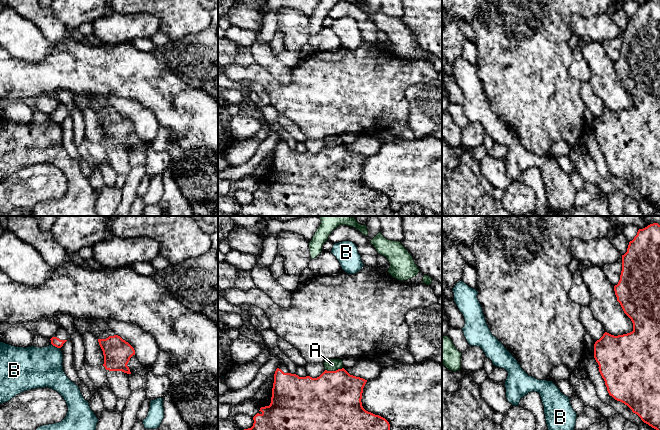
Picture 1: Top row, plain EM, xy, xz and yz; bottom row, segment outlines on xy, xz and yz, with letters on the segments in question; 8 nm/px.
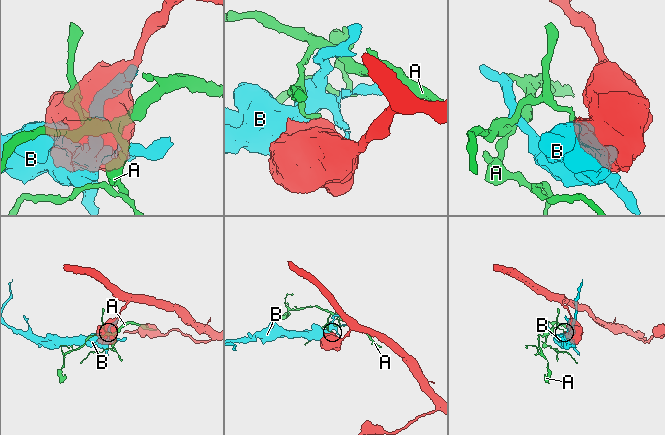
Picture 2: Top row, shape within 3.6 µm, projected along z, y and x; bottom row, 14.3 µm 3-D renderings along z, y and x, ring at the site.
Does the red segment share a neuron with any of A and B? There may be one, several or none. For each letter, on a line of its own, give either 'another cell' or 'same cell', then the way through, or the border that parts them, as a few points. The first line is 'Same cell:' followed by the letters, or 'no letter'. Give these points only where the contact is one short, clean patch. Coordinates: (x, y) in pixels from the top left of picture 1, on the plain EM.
Same cell: no letter
A: another cell | along xz (343, 143), (337, 146), (325, 146)
B: another cell

